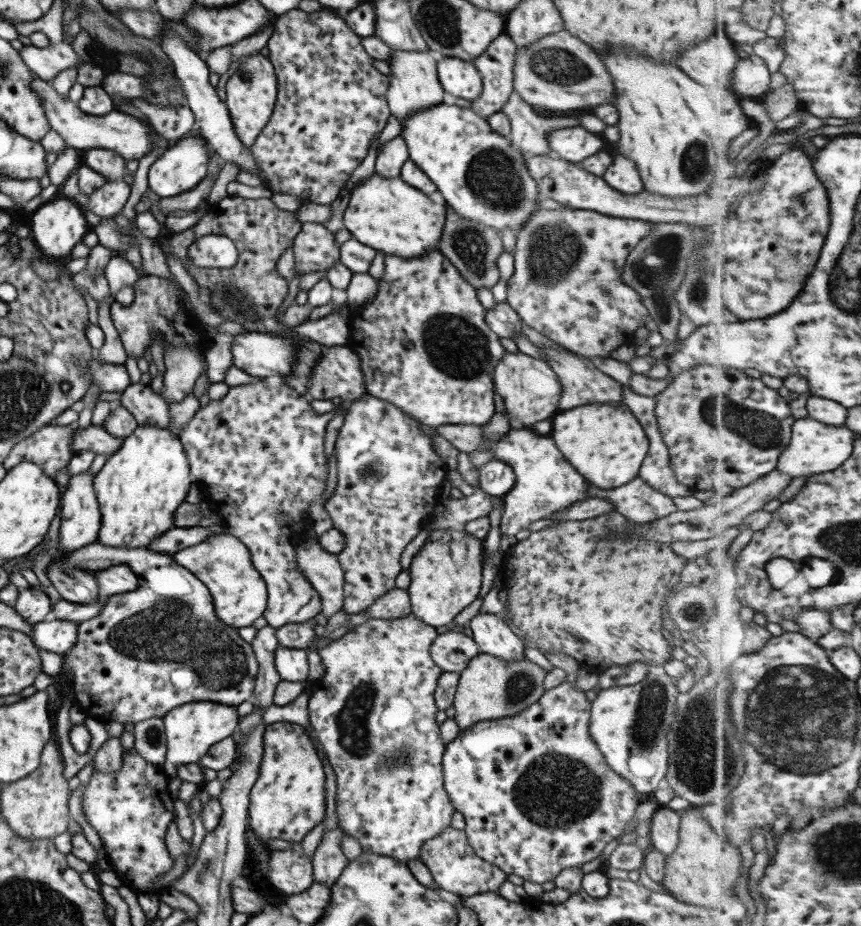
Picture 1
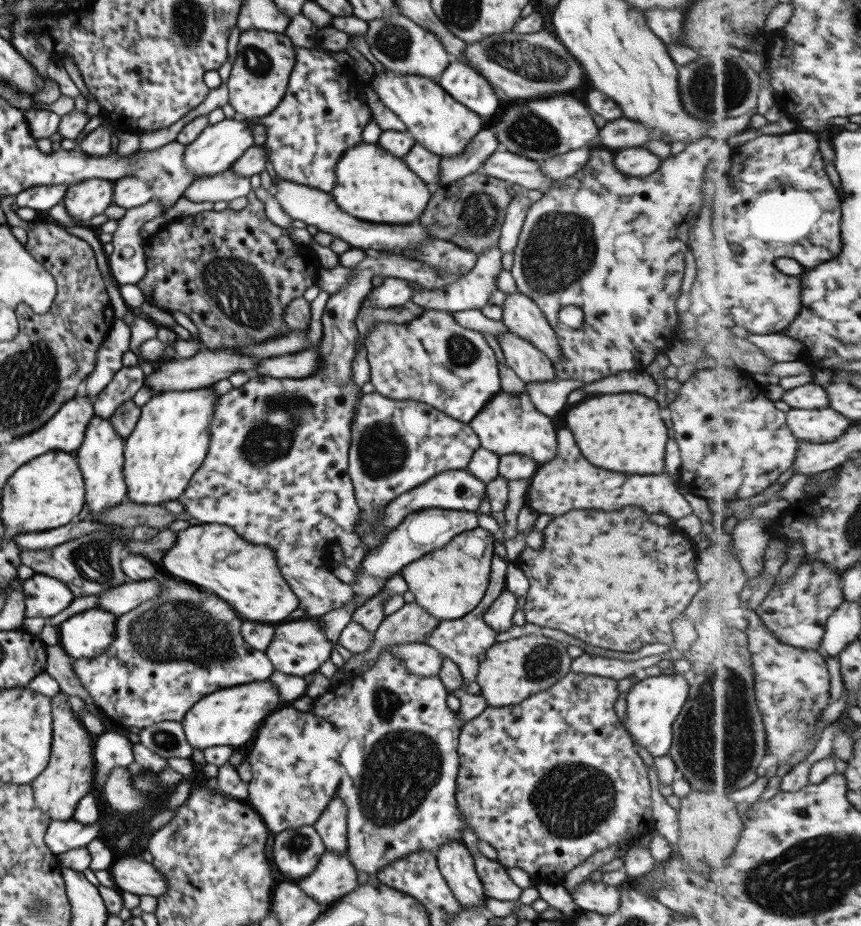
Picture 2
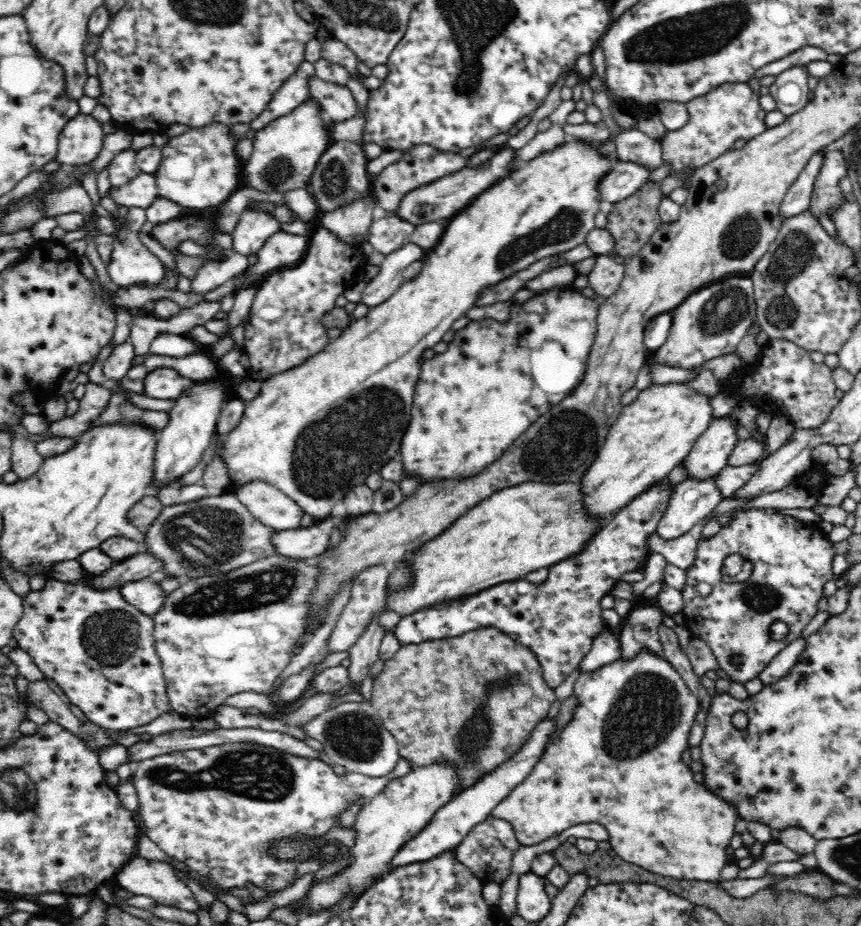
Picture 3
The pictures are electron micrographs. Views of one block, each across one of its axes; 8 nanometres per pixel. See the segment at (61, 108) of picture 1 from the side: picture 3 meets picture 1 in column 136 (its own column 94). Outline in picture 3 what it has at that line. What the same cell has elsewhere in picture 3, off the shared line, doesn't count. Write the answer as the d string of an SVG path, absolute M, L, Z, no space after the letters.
M80 113L60 131L54 161L65 168L91 164L102 150L104 136L102 124L92 115Z

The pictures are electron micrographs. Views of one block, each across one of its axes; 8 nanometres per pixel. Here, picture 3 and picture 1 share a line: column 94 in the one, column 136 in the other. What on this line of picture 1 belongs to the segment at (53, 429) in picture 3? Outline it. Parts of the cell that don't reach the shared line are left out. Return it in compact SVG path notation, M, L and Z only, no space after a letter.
M143 383L130 384L124 388L120 404L134 416L138 425L166 428L169 424L170 414L166 402Z

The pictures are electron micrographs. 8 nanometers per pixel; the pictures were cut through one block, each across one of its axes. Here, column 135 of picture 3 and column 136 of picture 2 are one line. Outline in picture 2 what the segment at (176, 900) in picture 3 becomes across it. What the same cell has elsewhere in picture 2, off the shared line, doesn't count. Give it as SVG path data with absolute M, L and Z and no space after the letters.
M116 856L109 873L120 892L158 897L167 889L163 873L159 873L151 863L146 863L139 856Z

